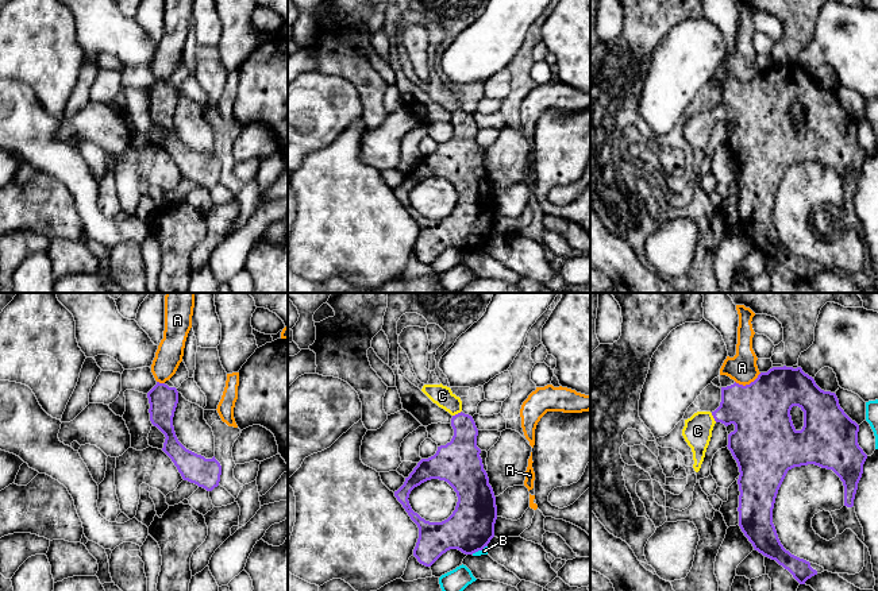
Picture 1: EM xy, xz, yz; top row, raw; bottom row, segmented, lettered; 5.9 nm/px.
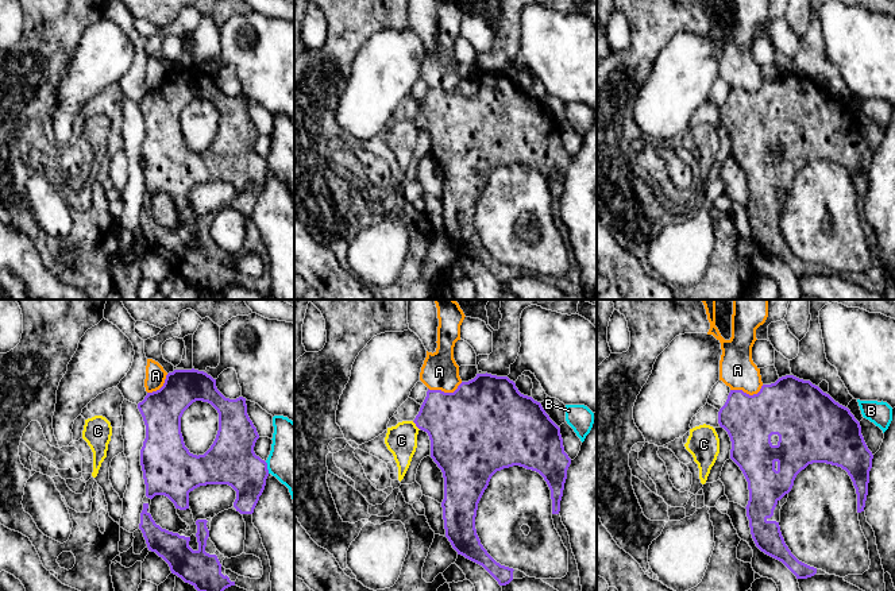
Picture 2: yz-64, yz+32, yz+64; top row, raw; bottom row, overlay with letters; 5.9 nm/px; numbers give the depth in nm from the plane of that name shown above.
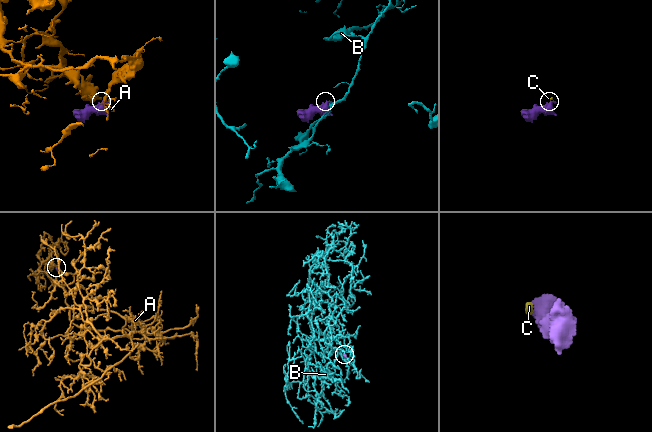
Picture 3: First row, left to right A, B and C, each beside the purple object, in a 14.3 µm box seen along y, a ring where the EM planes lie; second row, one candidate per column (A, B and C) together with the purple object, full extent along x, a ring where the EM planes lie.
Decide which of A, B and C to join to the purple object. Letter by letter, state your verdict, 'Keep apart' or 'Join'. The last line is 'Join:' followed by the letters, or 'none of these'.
A: Keep apart
B: Keep apart
C: Join
Join: C

